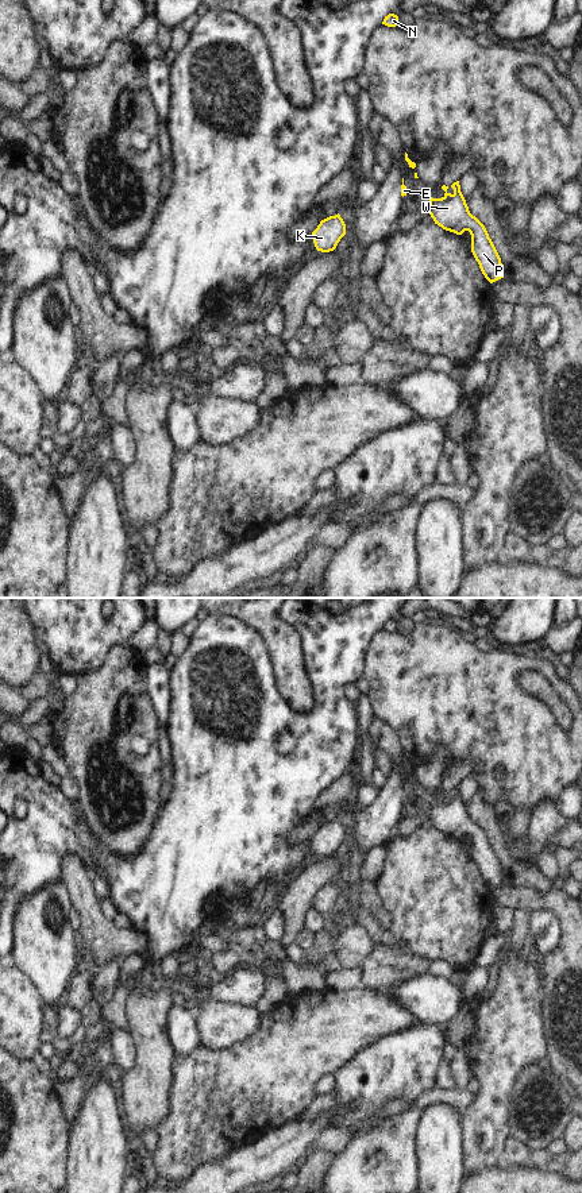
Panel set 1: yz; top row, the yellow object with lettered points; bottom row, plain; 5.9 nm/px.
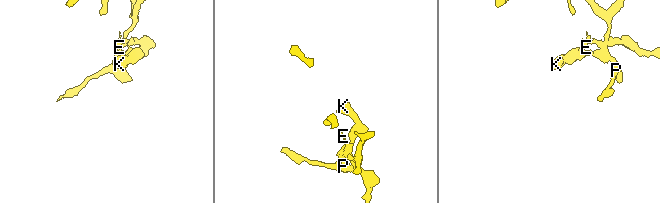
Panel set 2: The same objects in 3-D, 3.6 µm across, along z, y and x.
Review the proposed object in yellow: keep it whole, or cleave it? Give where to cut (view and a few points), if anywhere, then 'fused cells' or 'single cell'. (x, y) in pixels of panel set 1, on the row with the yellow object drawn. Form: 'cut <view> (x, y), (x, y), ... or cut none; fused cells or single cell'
cut yz (453, 195), (444, 197); fused cells

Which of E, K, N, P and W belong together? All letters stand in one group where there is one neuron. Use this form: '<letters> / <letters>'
E / K N P W

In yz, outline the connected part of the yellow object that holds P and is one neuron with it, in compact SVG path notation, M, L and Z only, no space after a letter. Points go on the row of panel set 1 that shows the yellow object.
M459 181L454 182L451 188L454 189L451 197L431 197L428 213L433 219L435 224L446 231L456 235L469 231L471 235L471 252L485 278L490 283L504 278L501 258L489 238L485 225L470 213L460 192Z

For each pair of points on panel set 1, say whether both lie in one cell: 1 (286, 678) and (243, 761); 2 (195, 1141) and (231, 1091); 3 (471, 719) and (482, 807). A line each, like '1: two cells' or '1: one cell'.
1: two cells
2: one cell
3: two cells

